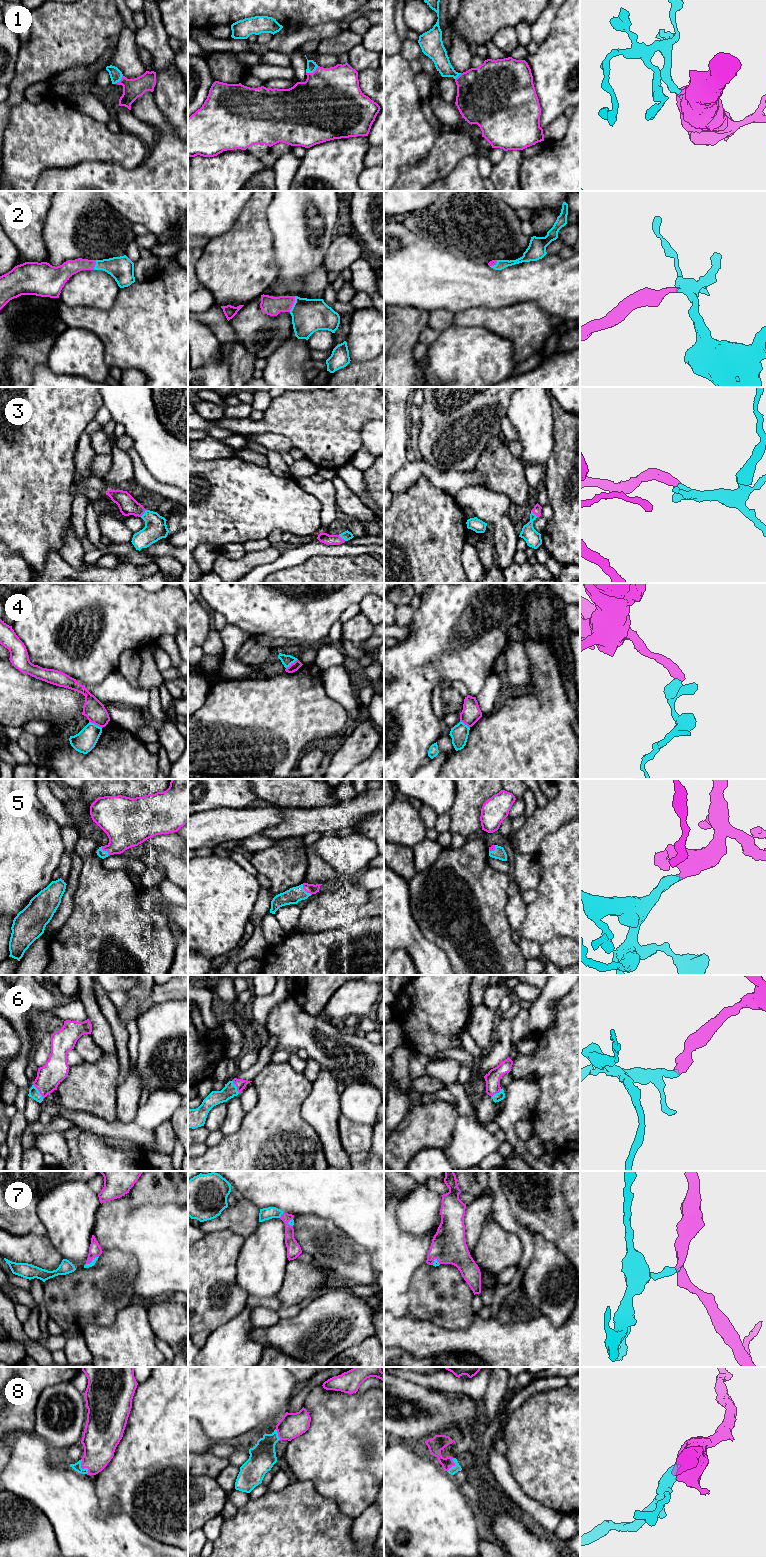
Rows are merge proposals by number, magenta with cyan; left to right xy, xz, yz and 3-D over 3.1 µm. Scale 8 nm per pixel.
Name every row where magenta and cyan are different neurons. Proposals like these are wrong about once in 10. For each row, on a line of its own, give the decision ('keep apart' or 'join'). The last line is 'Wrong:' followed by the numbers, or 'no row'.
1: join
2: join
3: join
4: keep apart
5: join
6: join
7: join
8: join
Wrong: 4

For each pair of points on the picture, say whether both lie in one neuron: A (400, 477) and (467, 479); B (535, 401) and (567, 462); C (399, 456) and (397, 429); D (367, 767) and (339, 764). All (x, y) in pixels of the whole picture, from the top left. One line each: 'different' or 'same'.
A: same
B: different
C: same
D: different

